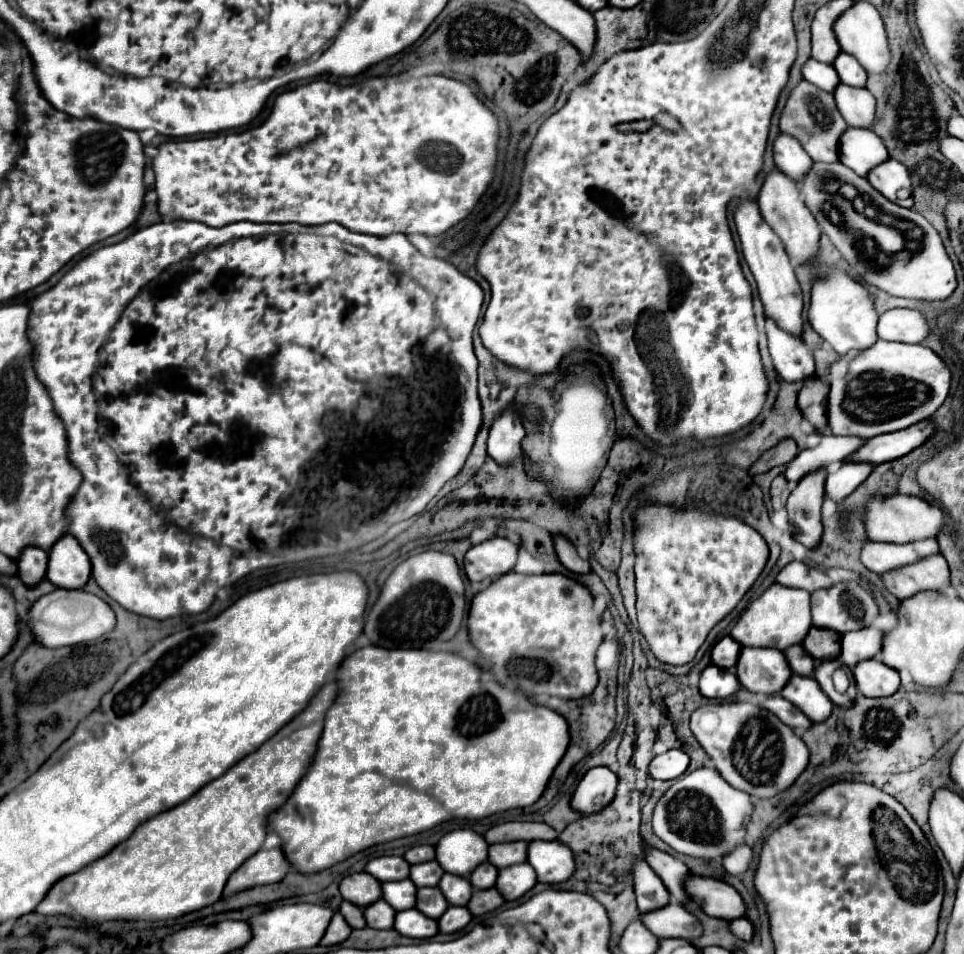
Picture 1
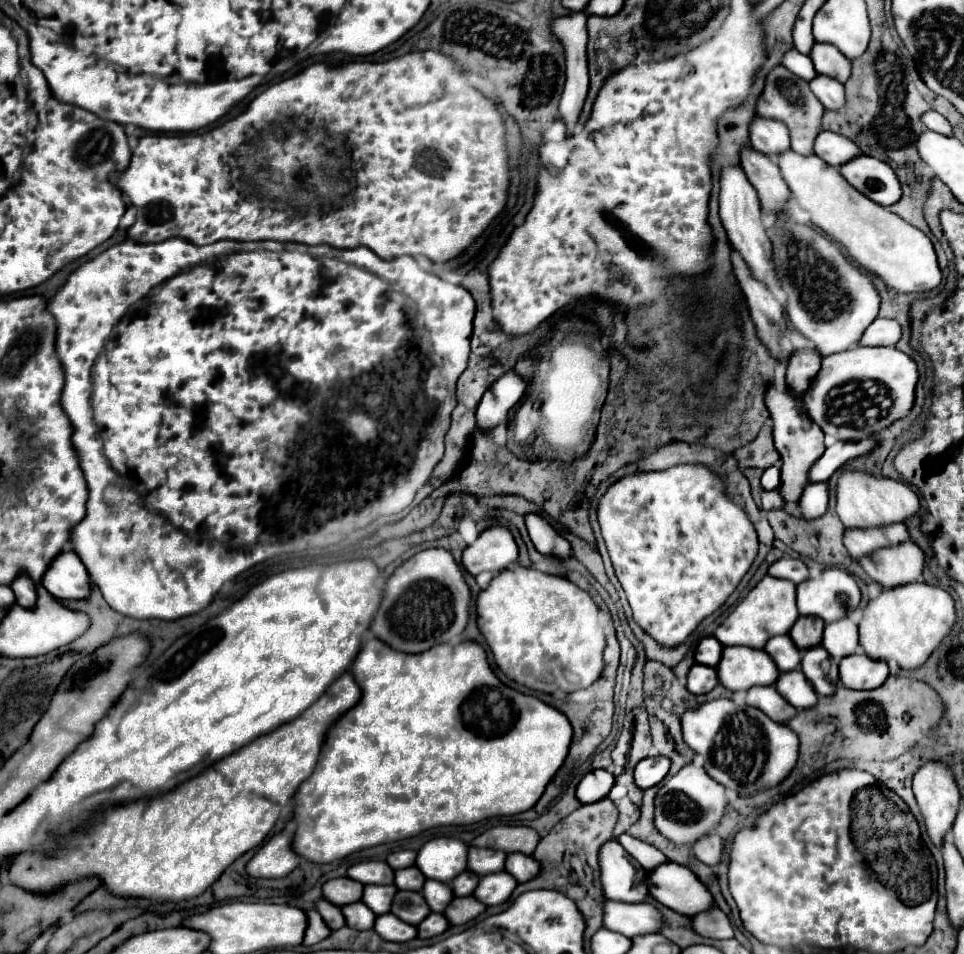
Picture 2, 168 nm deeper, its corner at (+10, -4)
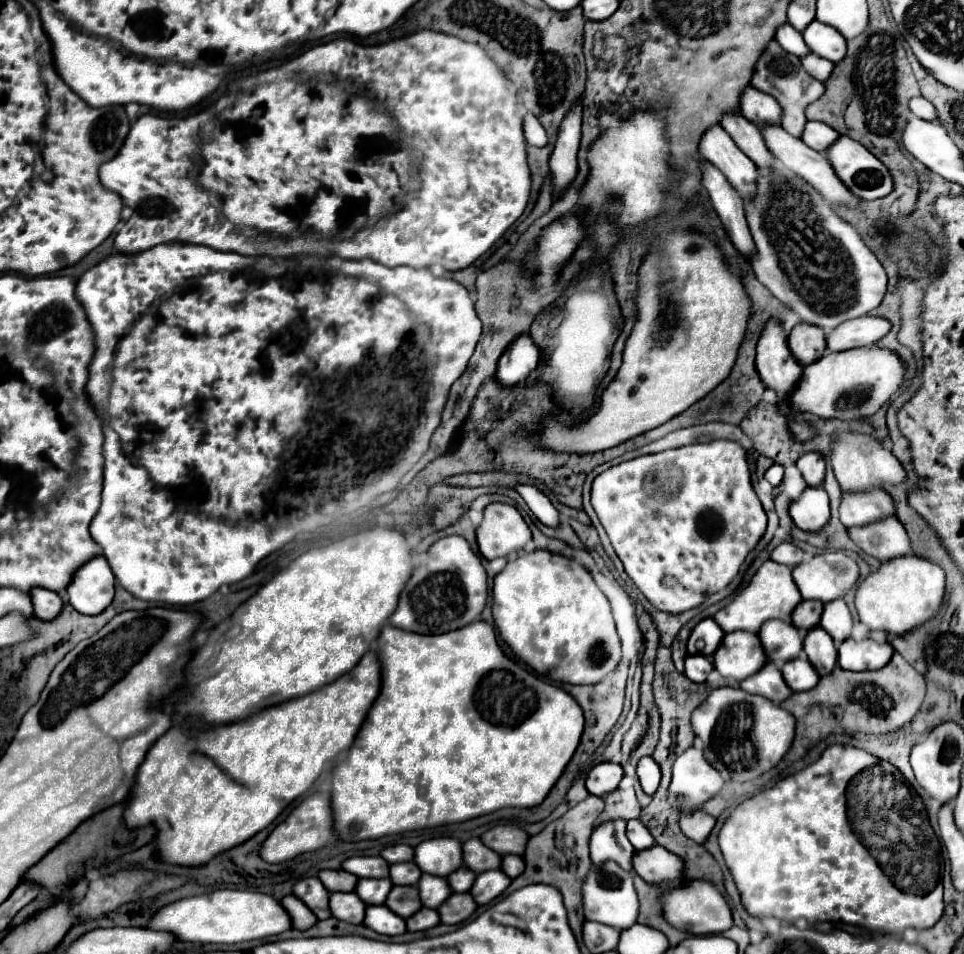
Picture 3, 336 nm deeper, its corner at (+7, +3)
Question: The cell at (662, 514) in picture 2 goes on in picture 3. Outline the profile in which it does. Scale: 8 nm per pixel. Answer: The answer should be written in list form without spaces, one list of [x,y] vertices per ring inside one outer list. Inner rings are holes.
[[[731,439],[685,445],[613,465],[595,477],[591,505],[625,573],[657,609],[667,613],[697,607],[709,595],[727,587],[767,527],[767,515],[751,483],[747,453]]]

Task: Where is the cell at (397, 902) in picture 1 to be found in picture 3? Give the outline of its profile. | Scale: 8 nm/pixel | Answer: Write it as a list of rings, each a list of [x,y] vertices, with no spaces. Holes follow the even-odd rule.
[[[359,879],[355,893],[365,905],[383,905],[393,883],[389,879]]]

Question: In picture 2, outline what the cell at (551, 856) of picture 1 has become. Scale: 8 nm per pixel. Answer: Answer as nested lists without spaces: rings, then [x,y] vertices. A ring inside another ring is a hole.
[[[512,852],[506,858],[506,872],[510,872],[518,882],[528,882],[538,876],[538,862],[534,860],[534,856]]]

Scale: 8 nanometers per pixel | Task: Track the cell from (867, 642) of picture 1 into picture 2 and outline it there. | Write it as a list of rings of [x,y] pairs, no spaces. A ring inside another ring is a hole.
[[[848,618],[828,624],[824,628],[822,646],[830,652],[834,662],[840,662],[842,658],[856,654],[858,652],[858,626]]]

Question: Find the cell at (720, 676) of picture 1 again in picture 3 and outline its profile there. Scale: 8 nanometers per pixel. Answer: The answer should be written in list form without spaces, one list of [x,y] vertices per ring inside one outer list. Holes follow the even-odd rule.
[[[687,655],[685,659],[685,675],[693,683],[703,683],[711,669],[713,669],[713,663],[703,655]]]

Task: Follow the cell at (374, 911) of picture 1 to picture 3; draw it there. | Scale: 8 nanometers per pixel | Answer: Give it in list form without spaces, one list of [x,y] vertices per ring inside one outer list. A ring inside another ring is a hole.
[[[331,893],[329,909],[333,917],[347,923],[357,925],[365,919],[365,903],[357,897],[357,893]]]

